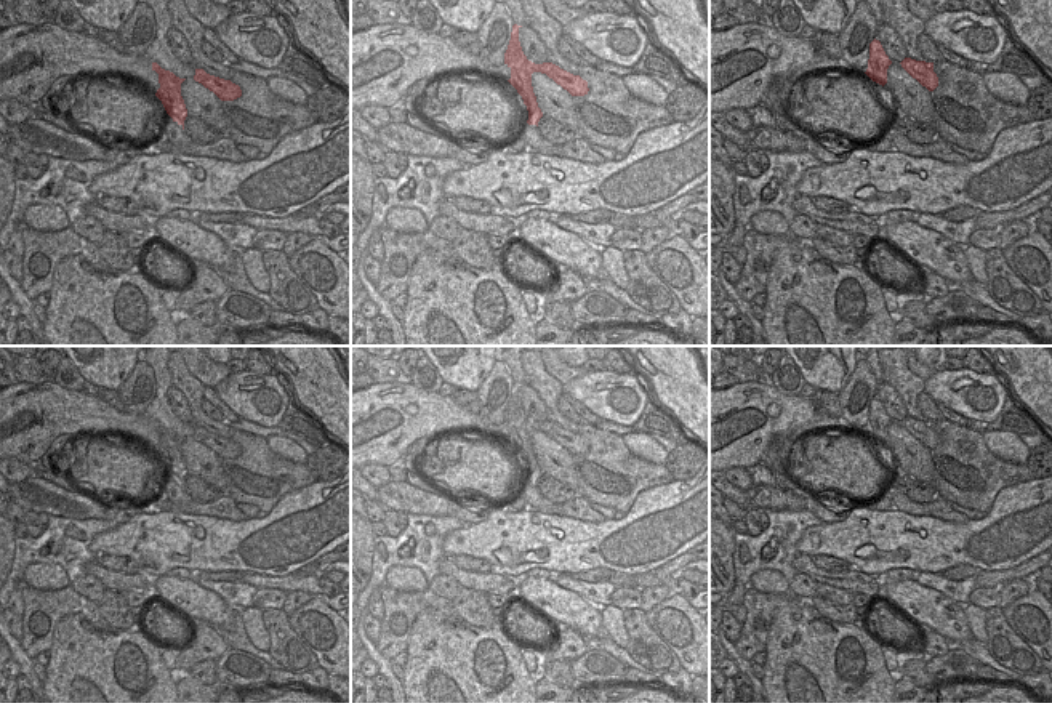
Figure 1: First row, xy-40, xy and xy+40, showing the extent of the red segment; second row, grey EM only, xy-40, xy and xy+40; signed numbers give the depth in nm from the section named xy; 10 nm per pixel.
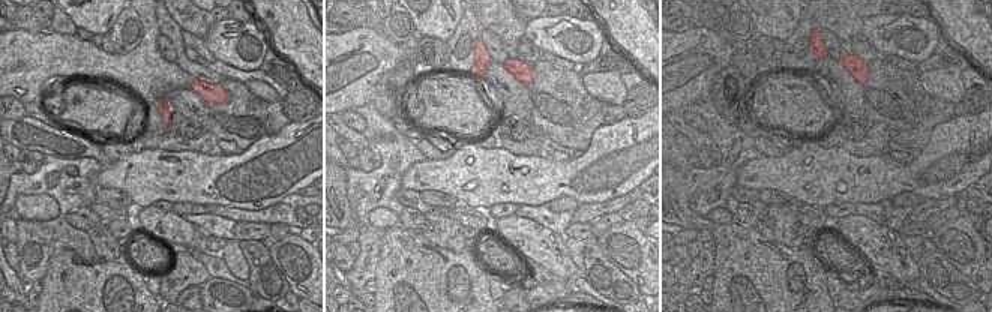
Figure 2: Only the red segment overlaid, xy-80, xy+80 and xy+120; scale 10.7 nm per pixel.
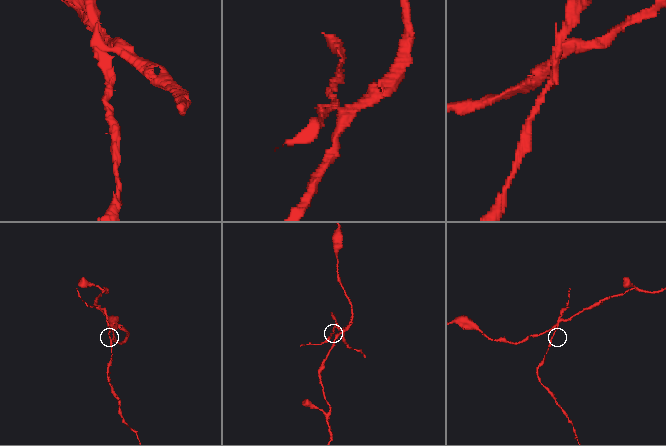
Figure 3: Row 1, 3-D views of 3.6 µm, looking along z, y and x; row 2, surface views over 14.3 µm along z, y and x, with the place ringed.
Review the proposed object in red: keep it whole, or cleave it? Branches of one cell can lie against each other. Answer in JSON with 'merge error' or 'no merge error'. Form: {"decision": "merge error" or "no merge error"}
{"decision": "merge error"}

